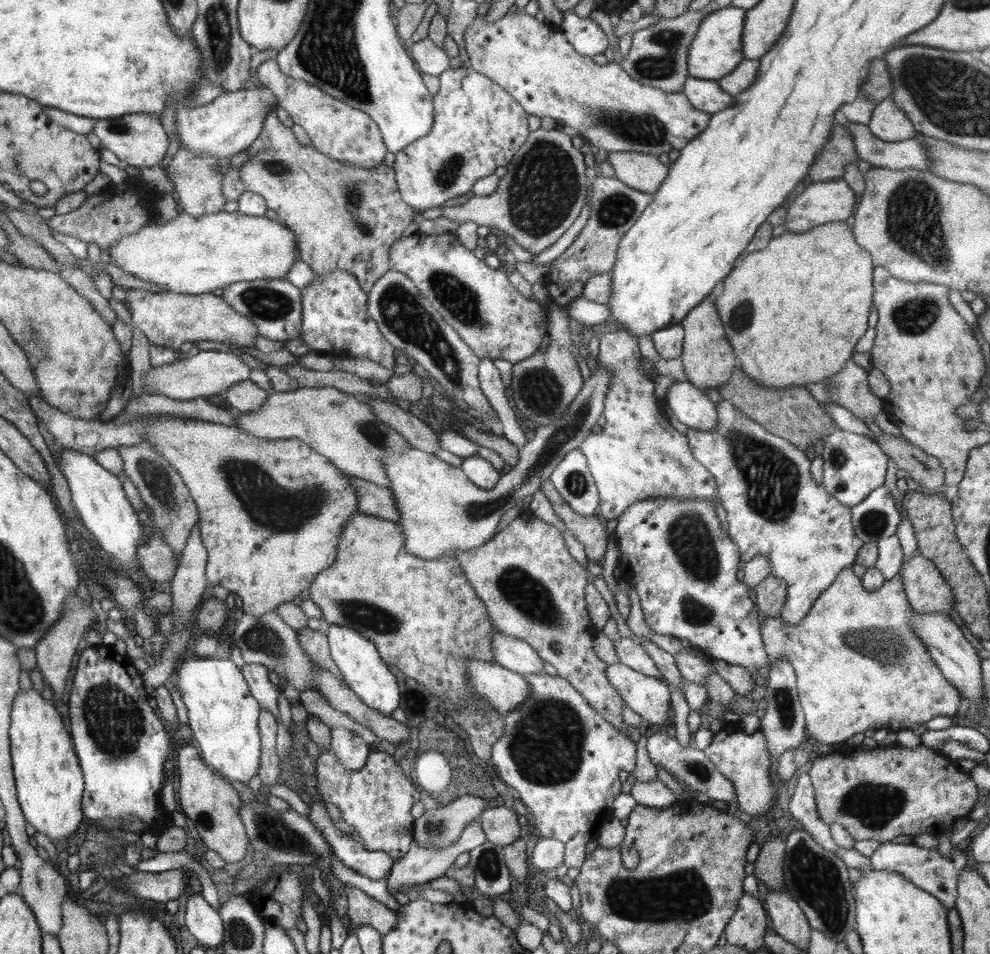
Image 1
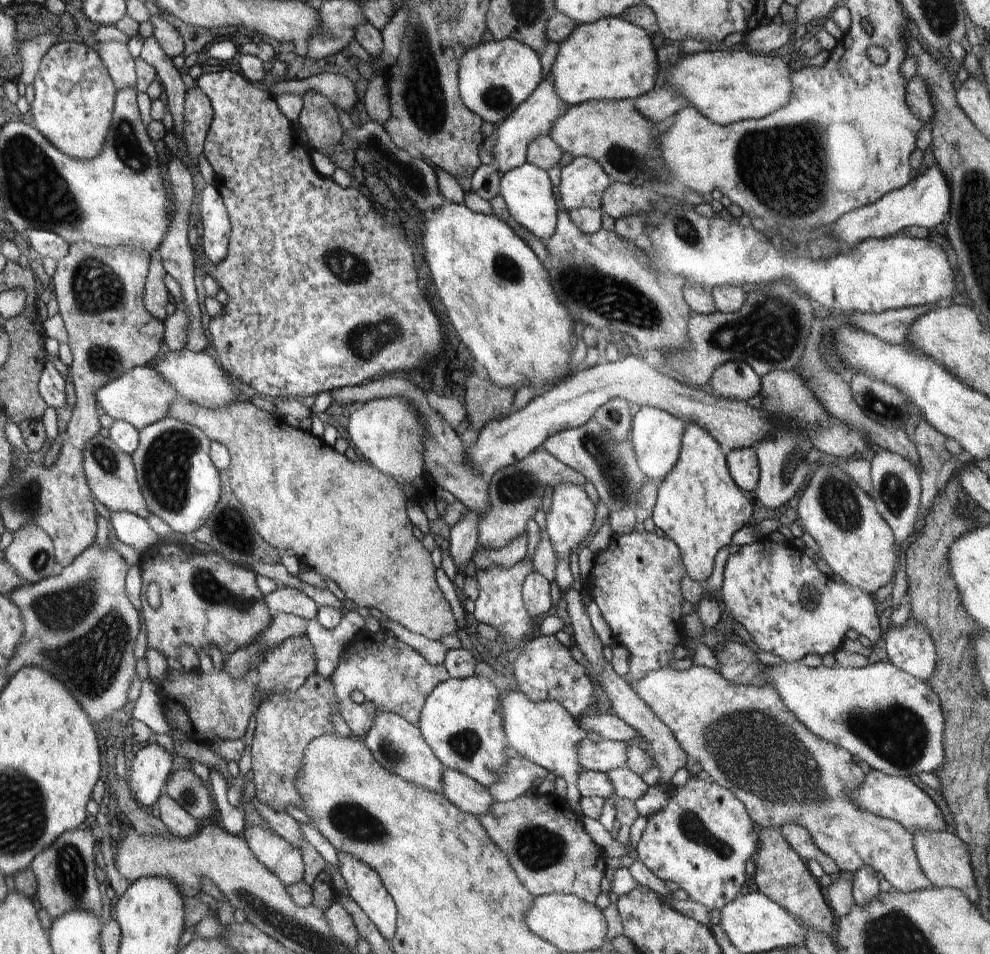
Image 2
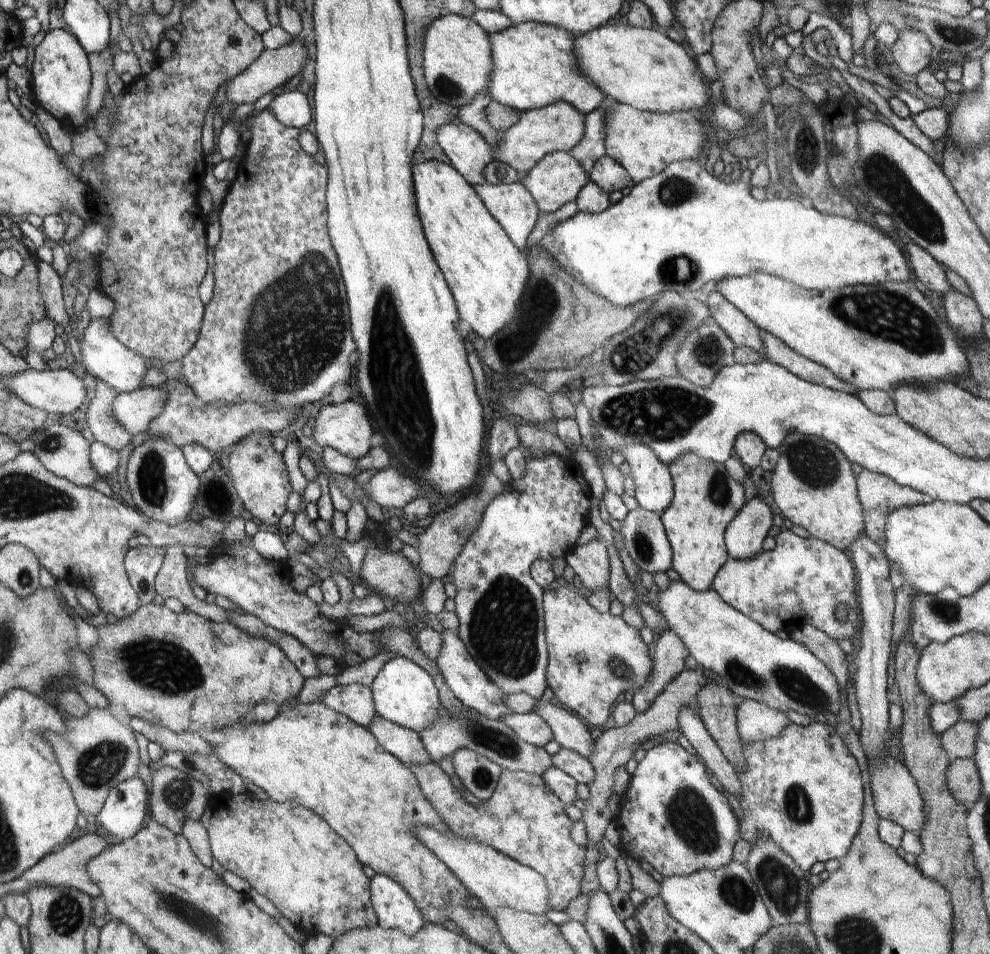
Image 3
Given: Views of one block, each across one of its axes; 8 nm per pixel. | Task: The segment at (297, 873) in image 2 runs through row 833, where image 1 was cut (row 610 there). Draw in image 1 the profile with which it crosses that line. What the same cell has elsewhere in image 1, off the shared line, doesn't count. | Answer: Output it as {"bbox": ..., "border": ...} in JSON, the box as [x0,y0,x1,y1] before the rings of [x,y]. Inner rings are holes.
{"bbox":[132,415,357,616],"border":[[[148,415],[148,417],[138,417],[133,420],[132,425],[142,425],[145,427],[145,442],[158,450],[166,462],[170,462],[182,478],[182,482],[187,486],[190,497],[194,500],[199,516],[198,525],[200,526],[200,538],[202,544],[208,552],[206,563],[206,580],[212,586],[222,586],[235,596],[242,598],[242,608],[244,613],[262,616],[268,611],[276,610],[278,605],[284,602],[290,602],[295,596],[298,596],[302,590],[308,589],[312,580],[318,573],[330,567],[336,559],[338,553],[338,539],[342,533],[342,527],[346,525],[348,517],[357,510],[357,495],[354,488],[350,486],[346,472],[334,466],[332,462],[318,454],[316,450],[307,446],[304,442],[298,441],[298,438],[279,439],[266,441],[265,439],[254,439],[246,435],[234,426],[221,426],[220,424],[211,424],[200,420],[183,420],[180,417],[172,415]]]}

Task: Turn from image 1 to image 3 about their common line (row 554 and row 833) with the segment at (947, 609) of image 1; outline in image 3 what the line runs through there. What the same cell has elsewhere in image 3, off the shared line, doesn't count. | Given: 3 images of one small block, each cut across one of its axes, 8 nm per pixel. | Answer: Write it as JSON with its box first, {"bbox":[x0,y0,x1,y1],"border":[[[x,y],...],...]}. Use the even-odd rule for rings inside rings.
{"bbox":[868,754,926,836],"border":[[[890,754],[884,759],[868,759],[868,766],[871,774],[873,803],[878,816],[900,824],[905,831],[920,836],[925,828],[926,813],[919,786],[910,771]]]}

